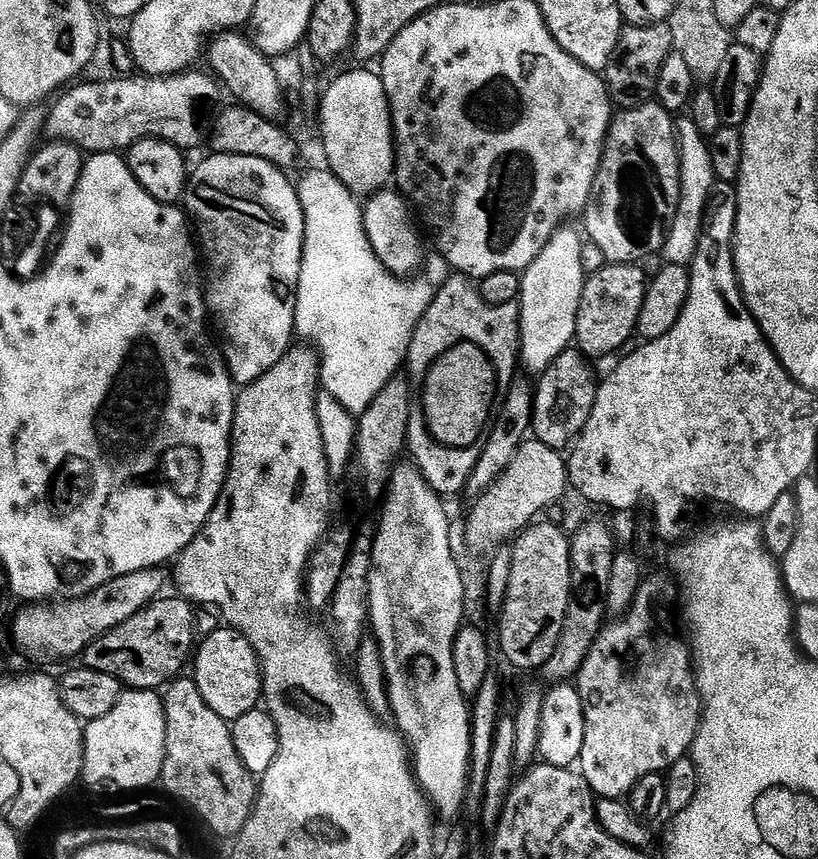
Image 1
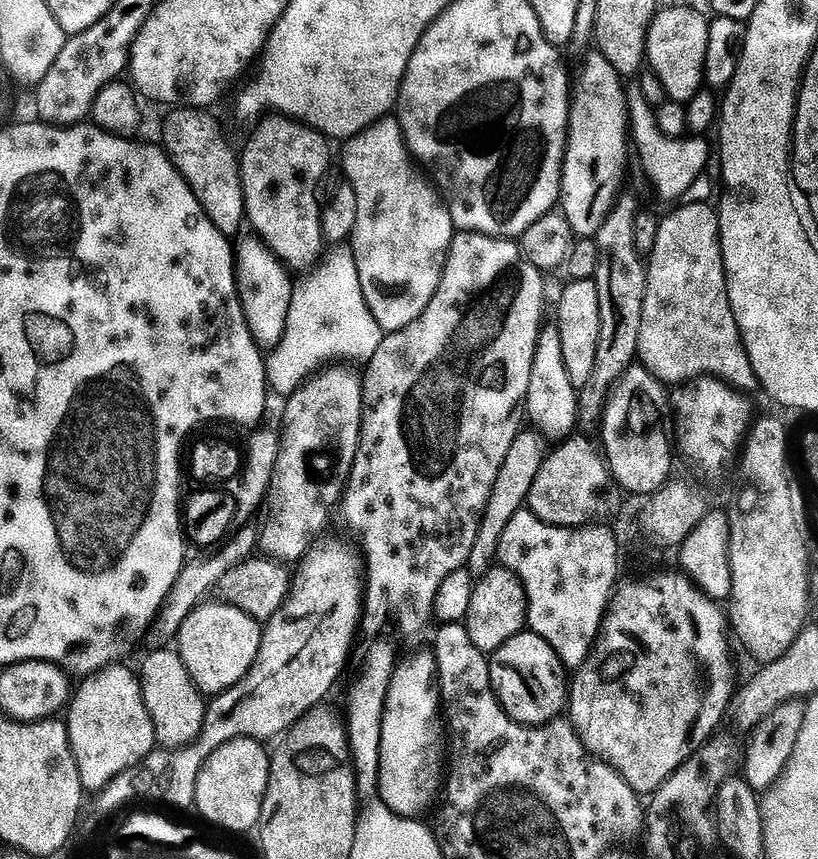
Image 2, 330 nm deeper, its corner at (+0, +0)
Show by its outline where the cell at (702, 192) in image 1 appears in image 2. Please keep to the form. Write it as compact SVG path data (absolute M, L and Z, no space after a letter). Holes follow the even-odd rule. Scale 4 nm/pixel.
M632 78L629 79L626 83L625 83L625 96L627 98L627 104L628 104L628 118L630 121L630 140L631 143L634 145L634 152L636 155L636 152L638 155L640 155L640 164L642 167L644 167L644 172L646 175L648 175L648 180L650 183L652 183L652 188L654 191L657 192L658 195L661 196L662 199L664 200L676 200L679 201L681 198L684 197L680 197L679 196L684 196L687 194L688 191L691 190L692 187L695 186L696 184L696 179L703 177L705 175L705 168L708 165L708 153L710 151L710 145L707 144L706 141L707 139L701 138L699 135L696 134L688 134L685 135L685 140L675 140L674 137L672 136L667 136L666 133L663 132L662 129L660 129L660 124L658 121L656 121L656 116L654 113L652 113L652 104L650 101L648 101L648 96L646 93L644 93L644 88L643 86L637 81L638 79L636 78Z

